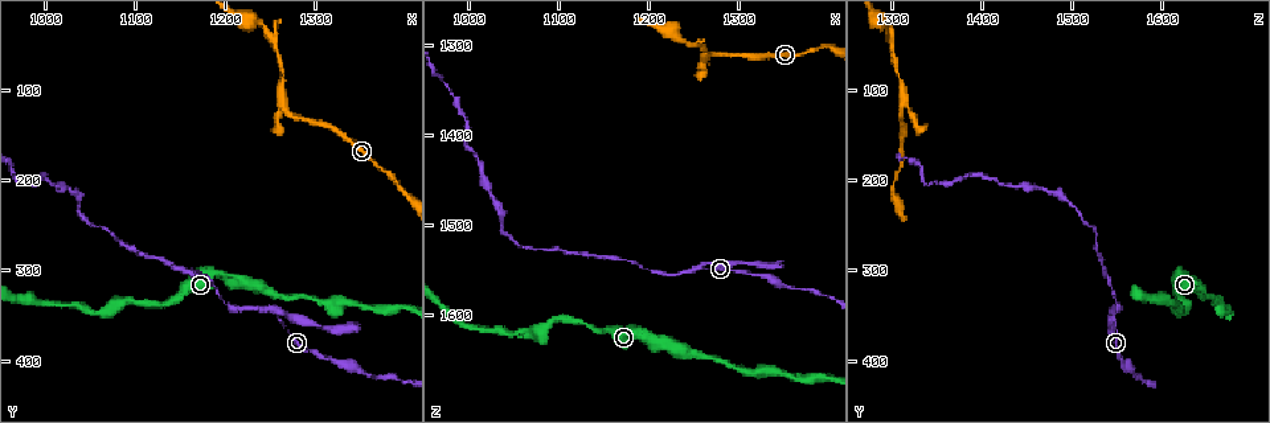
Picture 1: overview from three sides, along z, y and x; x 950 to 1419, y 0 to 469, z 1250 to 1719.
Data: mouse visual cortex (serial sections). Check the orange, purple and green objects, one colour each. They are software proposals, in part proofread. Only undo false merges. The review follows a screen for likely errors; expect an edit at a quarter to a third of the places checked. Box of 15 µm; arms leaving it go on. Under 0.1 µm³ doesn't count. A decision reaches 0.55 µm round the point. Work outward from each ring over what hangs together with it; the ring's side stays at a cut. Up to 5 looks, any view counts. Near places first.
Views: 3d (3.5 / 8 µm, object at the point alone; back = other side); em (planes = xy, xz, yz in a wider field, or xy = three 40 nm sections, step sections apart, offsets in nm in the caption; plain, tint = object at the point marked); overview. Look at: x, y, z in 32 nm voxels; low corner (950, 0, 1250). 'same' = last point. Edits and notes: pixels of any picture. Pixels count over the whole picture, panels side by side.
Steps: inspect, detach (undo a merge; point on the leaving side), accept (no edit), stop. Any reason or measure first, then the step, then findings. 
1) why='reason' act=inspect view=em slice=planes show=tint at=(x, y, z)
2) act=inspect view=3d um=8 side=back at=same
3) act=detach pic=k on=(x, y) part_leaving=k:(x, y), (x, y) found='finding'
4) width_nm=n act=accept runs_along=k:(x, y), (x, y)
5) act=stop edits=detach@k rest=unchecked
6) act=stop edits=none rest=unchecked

why='sudden change in width' act=inspect view=3d um=3.5 at=(1260, 100, 1315)

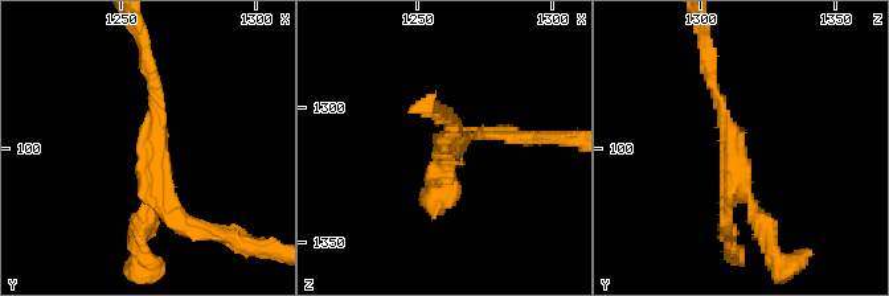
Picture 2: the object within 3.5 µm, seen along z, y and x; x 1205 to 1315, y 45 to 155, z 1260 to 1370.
arm_widths_nm=150,200 why='now the EM' act=inspect view=em slice=xy step=2 show=tint at=(1262, 98, 1313)

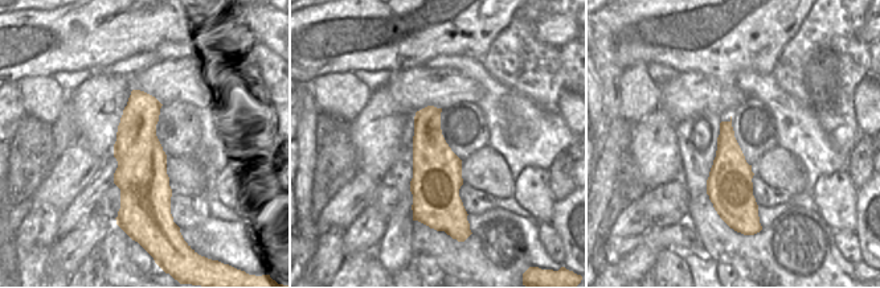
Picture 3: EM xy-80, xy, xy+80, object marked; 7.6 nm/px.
act=accept found='one cell here'

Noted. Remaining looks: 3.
why='abrupt turn' act=inspect view=3d um=3.5 at=(1205, 305, 1630)

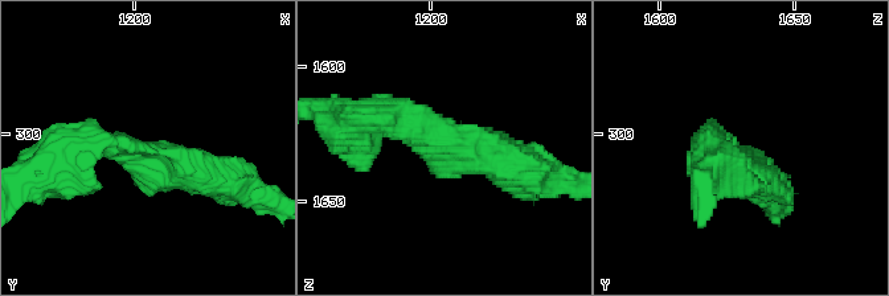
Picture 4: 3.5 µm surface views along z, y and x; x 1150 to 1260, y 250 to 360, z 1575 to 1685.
why='need the tissue' act=inspect view=em slice=planes show=plain at=(1204, 305, 1628)

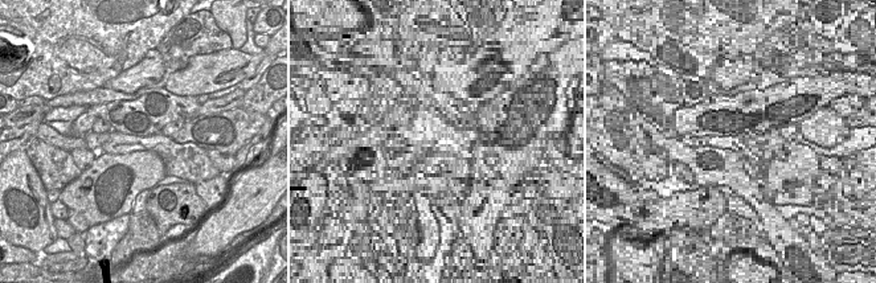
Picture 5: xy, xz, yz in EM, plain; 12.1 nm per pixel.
act=inspect view=em slice=planes show=tint at=same

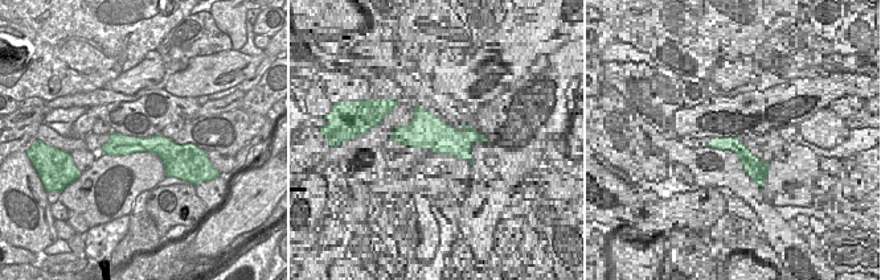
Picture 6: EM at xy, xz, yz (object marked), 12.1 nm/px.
act=accept runs_along=6:(105, 148), (159, 144), (181, 152) found='one cell here'

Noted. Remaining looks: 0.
act=stop edits=none rest=unchecked

